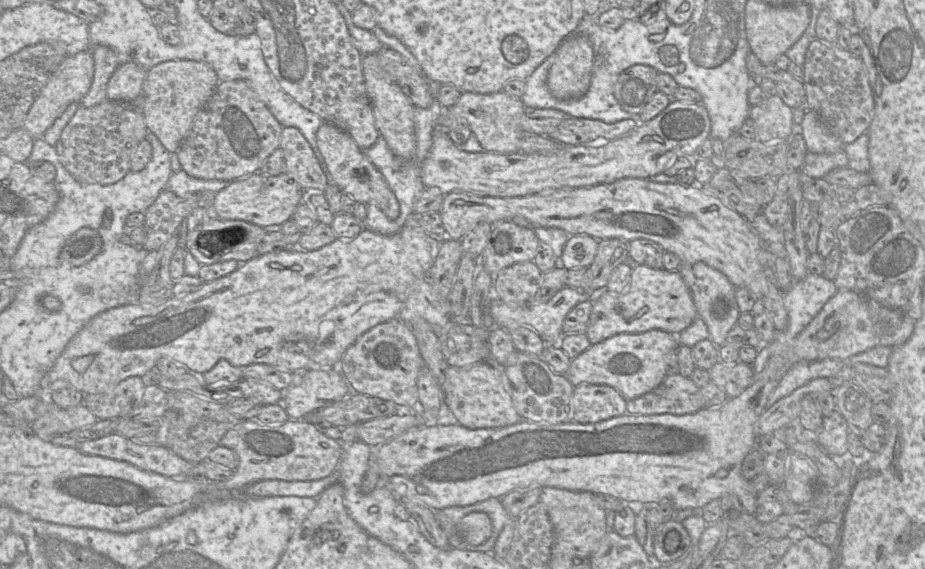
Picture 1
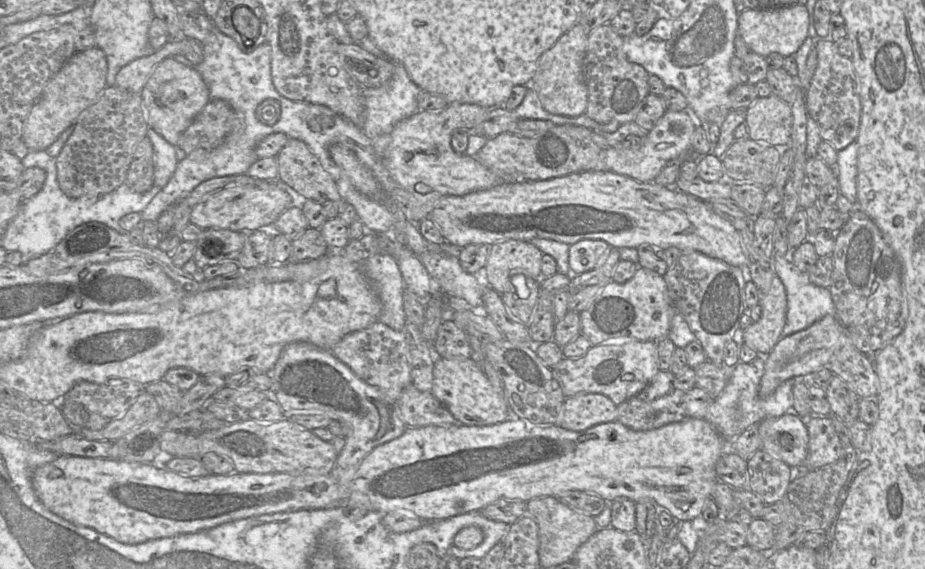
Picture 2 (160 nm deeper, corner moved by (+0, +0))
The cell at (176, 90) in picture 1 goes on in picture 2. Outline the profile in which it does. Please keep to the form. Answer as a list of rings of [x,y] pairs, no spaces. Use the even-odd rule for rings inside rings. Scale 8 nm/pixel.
[[[167,57],[152,71],[139,93],[146,113],[146,122],[156,133],[176,146],[181,134],[211,100],[209,89],[194,69]]]

